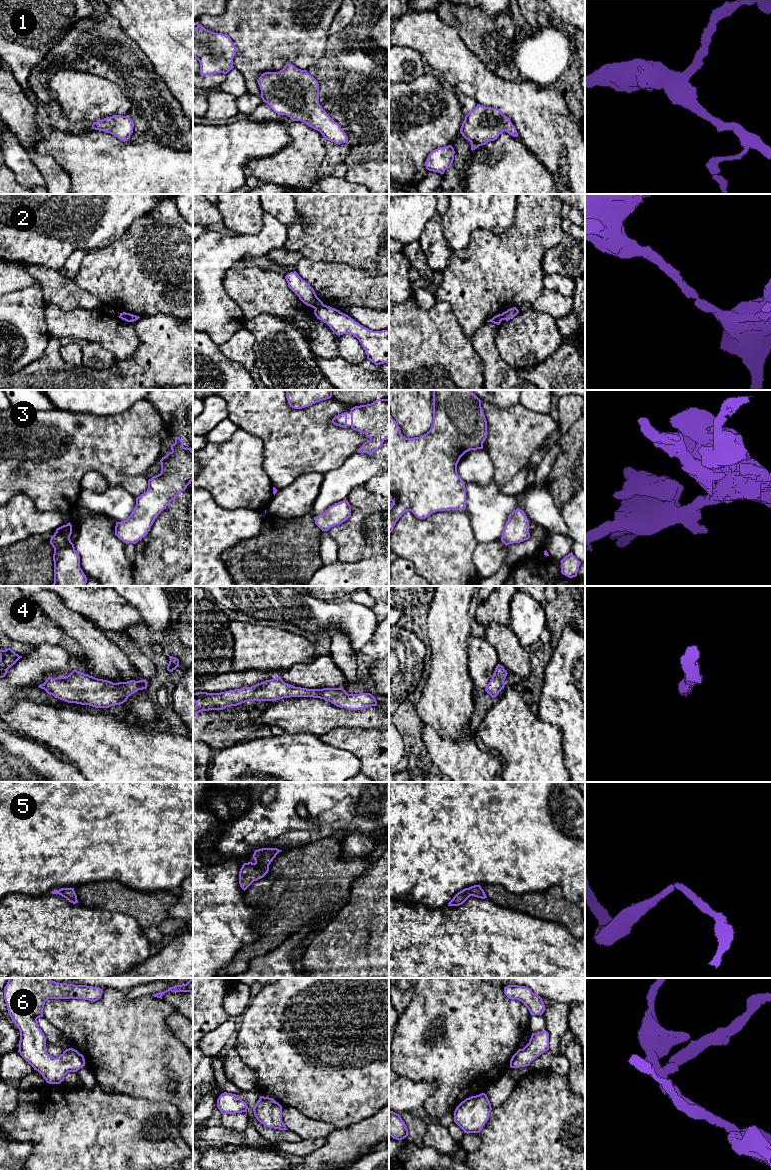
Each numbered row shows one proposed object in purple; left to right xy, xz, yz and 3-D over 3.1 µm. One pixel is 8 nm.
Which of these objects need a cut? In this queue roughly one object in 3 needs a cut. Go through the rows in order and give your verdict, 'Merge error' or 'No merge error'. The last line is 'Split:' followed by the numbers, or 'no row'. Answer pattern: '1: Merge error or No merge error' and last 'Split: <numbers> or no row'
1: No merge error
2: Merge error
3: No merge error
4: No merge error
5: No merge error
6: No merge error
Split: 2

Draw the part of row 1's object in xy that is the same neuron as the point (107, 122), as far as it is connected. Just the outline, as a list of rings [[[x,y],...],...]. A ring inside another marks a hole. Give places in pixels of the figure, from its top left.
[[[113,115],[101,121],[93,122],[91,129],[110,133],[125,142],[128,141],[129,137],[132,135],[133,128],[134,124],[129,115]]]

